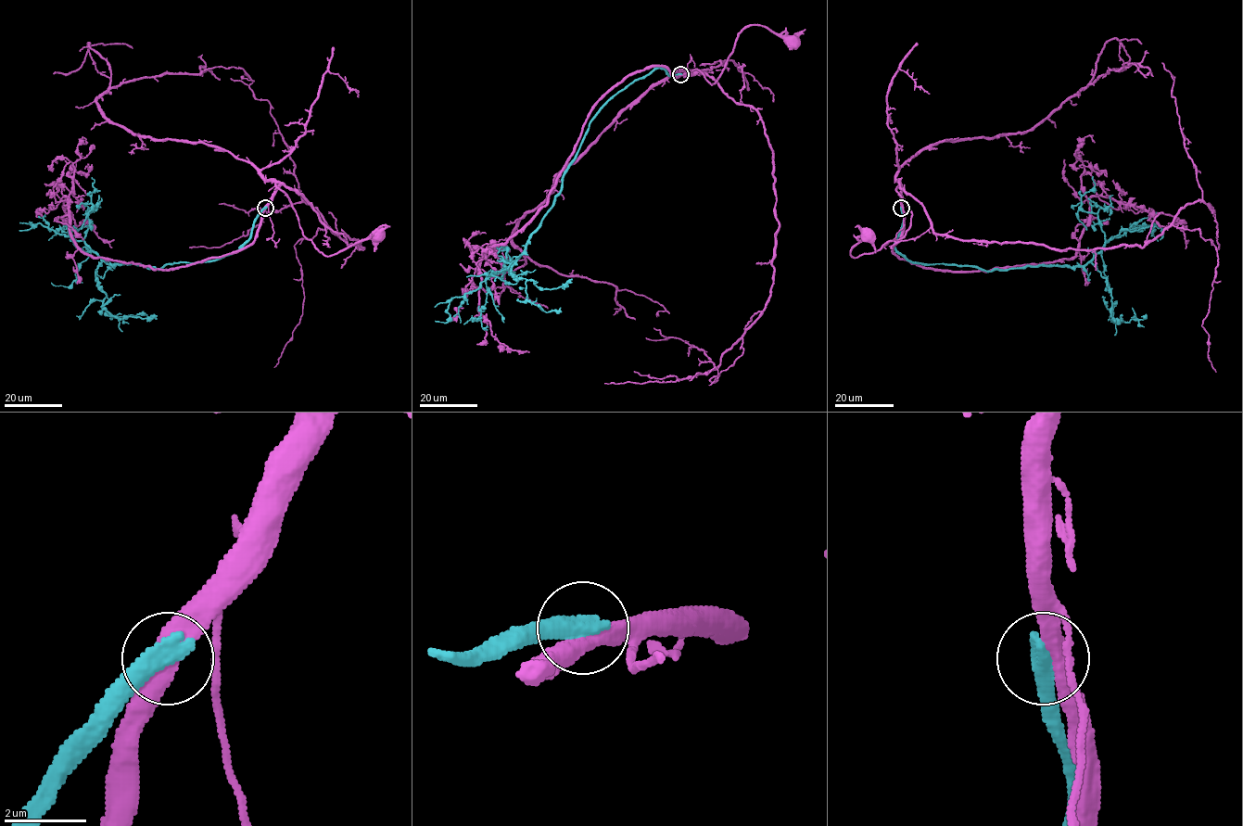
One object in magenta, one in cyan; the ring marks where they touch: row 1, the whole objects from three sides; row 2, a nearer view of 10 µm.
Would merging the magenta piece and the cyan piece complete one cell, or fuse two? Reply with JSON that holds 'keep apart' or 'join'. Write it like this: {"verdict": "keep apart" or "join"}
{"verdict": "keep apart"}

